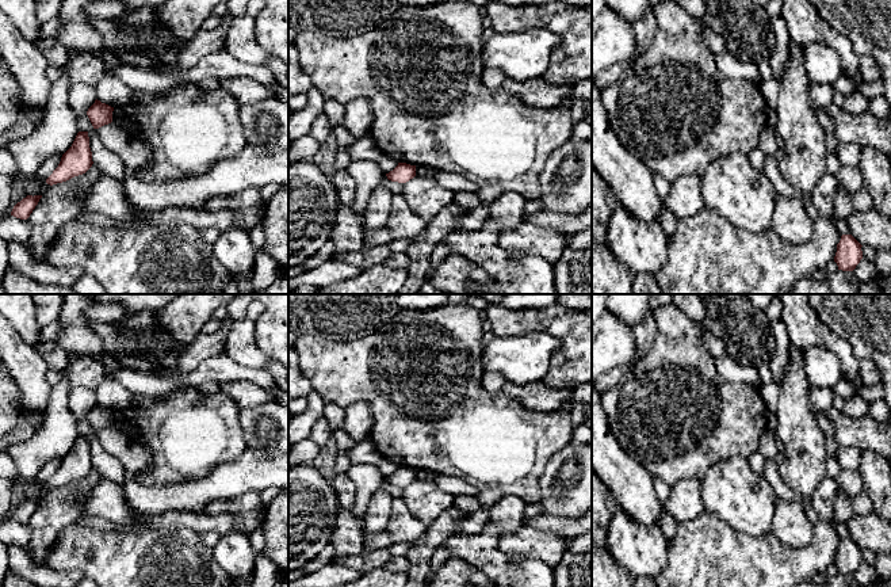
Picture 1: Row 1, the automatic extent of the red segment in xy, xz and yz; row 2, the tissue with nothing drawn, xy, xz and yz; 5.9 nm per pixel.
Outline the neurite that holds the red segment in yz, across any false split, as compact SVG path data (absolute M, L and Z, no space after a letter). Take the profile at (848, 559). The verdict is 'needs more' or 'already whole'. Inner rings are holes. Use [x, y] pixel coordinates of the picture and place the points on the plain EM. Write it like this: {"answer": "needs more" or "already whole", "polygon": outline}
{"answer": "already whole", "polygon": "M842 538L834 560L838 573L853 575L863 563L861 550L852 538Z"}

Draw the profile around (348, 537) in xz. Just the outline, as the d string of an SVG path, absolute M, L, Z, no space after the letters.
M340 508L330 544L334 546L334 559L364 550L364 529L353 510Z

